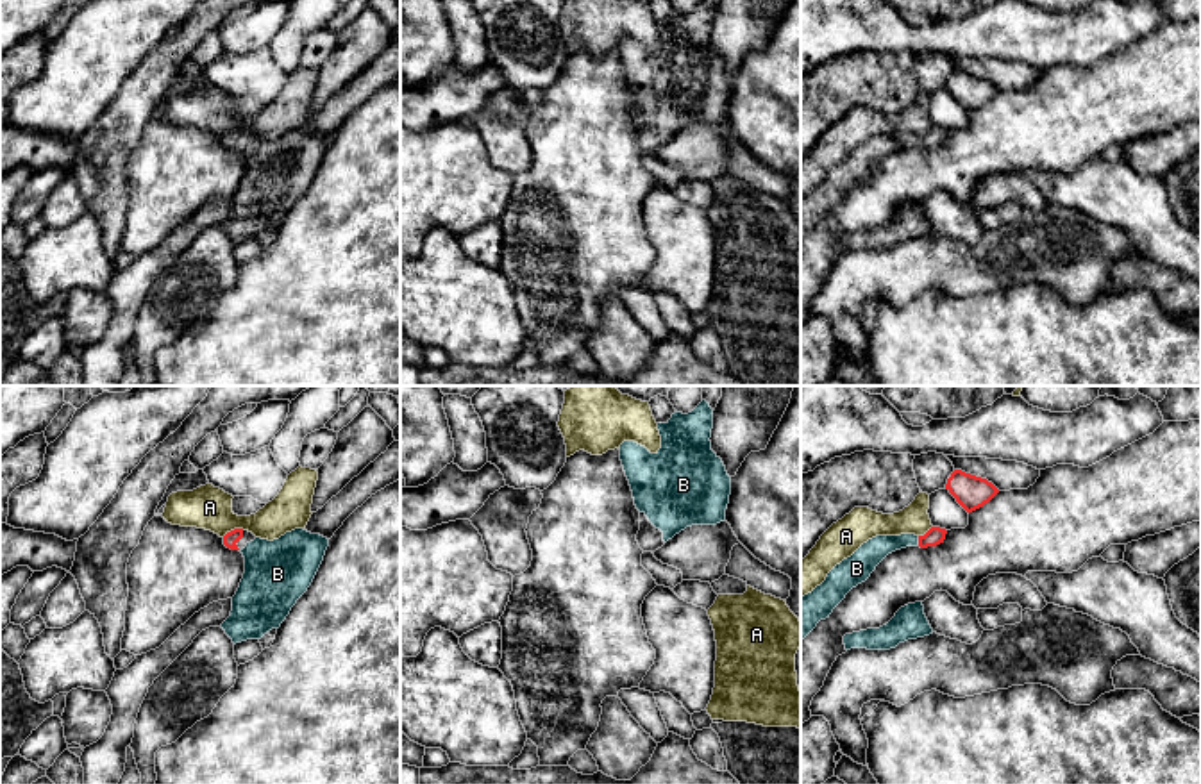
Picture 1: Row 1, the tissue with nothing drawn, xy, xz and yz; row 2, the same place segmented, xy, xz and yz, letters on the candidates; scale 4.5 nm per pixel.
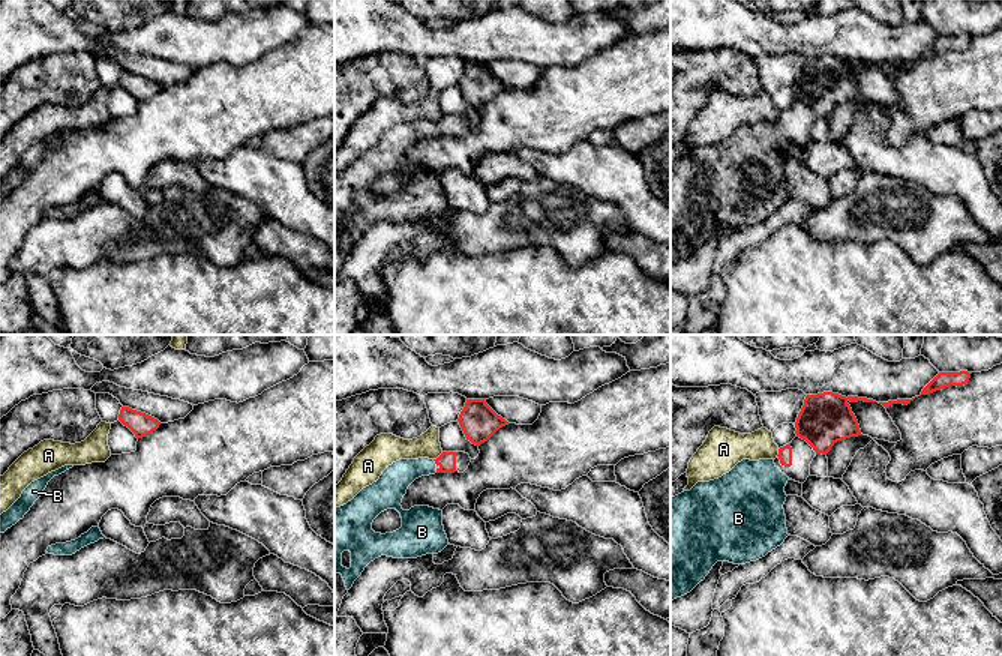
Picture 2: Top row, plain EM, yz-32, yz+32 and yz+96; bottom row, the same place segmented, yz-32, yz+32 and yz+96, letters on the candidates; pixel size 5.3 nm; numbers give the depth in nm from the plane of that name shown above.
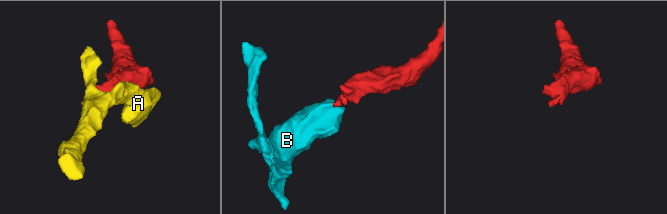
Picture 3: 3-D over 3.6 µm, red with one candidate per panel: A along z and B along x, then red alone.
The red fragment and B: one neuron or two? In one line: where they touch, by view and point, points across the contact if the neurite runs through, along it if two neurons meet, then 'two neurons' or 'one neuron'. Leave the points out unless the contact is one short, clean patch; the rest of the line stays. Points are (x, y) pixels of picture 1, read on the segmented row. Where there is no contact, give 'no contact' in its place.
contact yz (919, 540); way yz (935, 534), (928, 540), (919, 540), (894, 542), (874, 550); one neuron

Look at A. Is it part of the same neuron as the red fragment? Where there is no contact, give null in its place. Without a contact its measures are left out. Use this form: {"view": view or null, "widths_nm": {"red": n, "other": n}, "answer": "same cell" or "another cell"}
{"view": "xy", "widths_nm": {"red": 70, "other": 200}, "answer": "another cell"}

